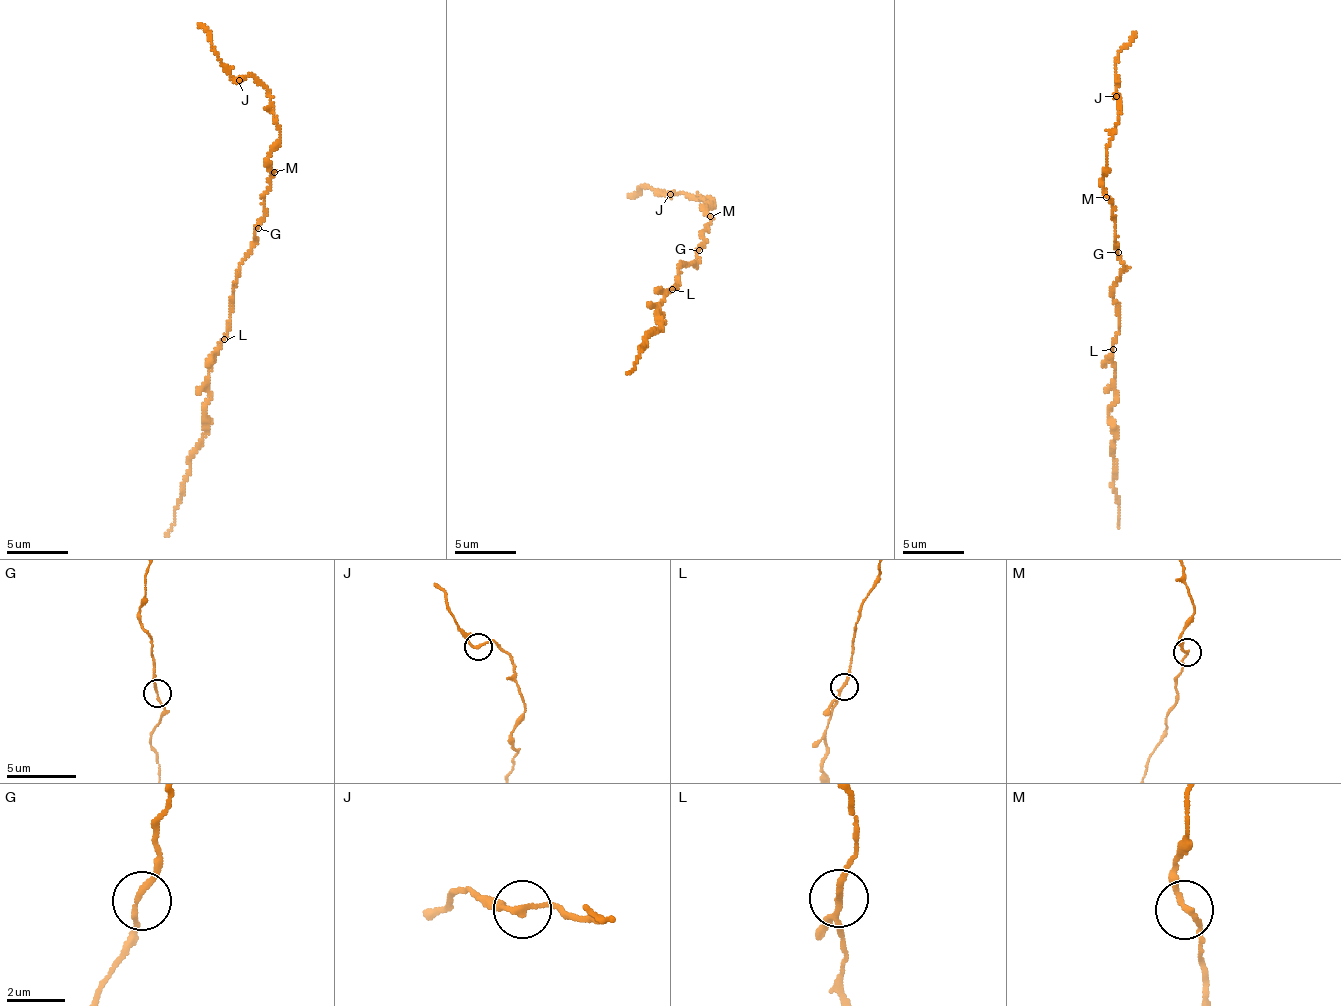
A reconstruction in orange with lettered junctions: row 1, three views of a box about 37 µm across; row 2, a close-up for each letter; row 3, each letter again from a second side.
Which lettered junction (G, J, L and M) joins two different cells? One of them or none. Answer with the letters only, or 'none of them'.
J

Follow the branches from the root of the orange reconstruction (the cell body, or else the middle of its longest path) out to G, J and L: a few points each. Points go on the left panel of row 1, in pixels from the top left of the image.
G: (242, 263), (258, 228)
J: (242, 263), (264, 215), (274, 174), (268, 153), (280, 126), (267, 90), (252, 76), (239, 79)
L: (242, 263), (233, 285), (224, 339)

